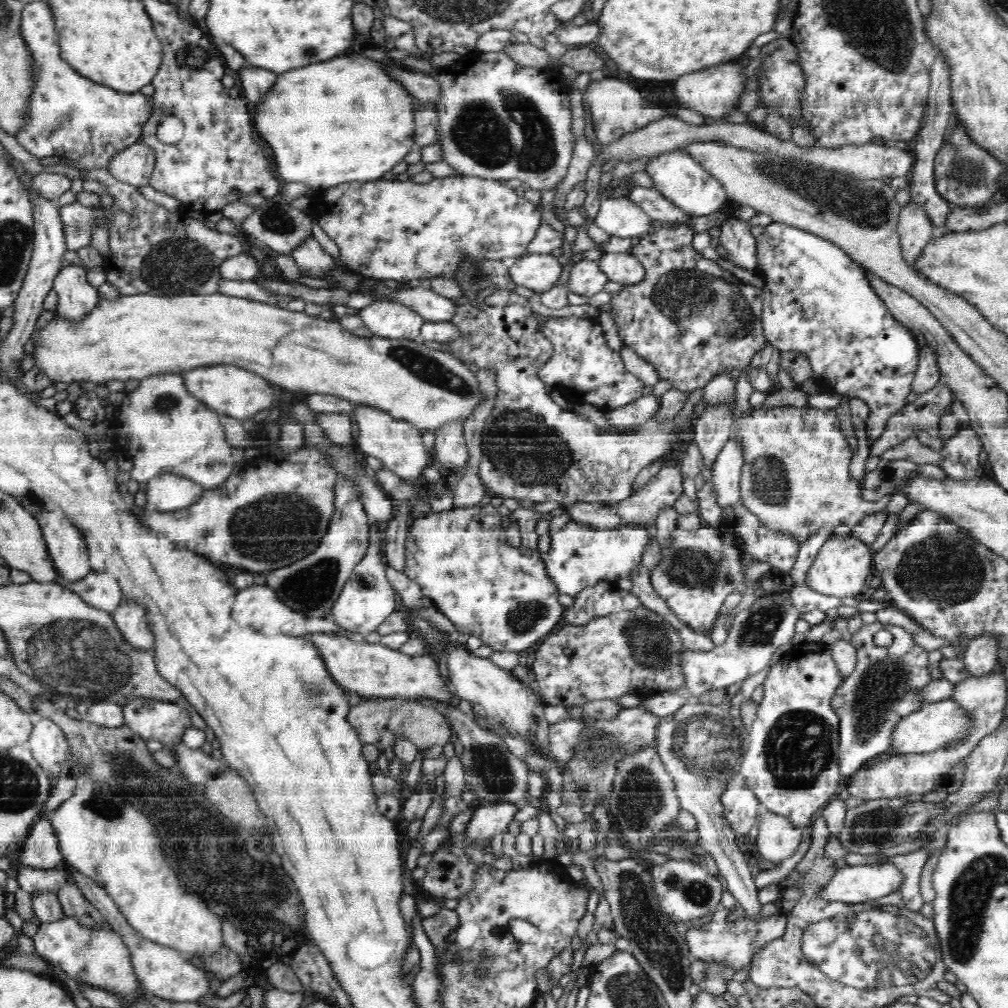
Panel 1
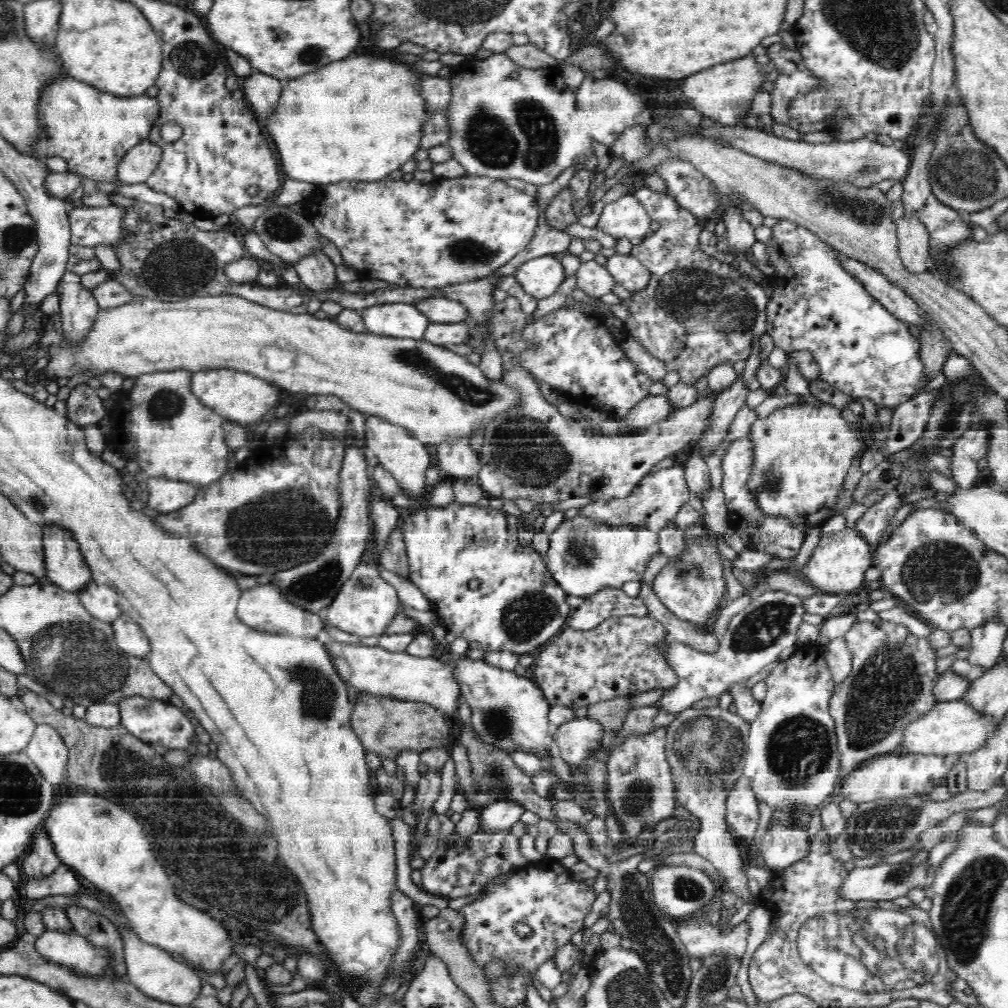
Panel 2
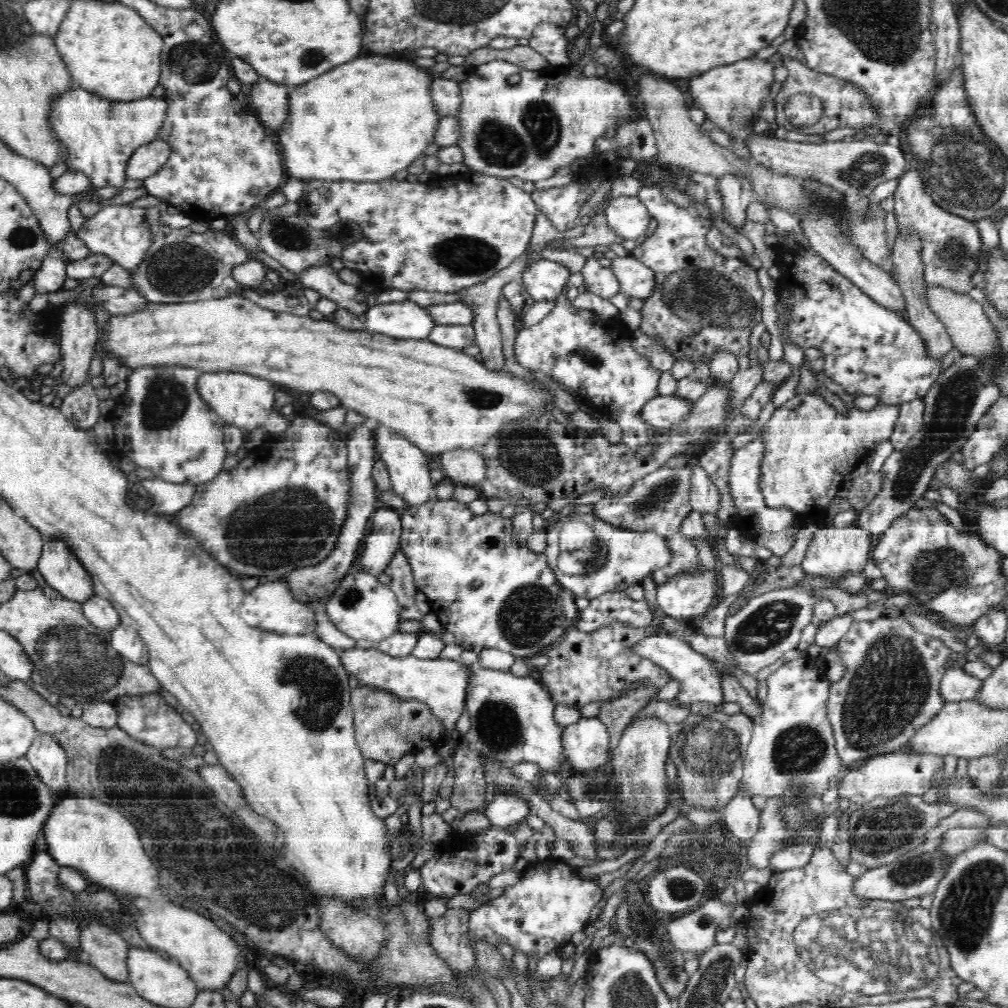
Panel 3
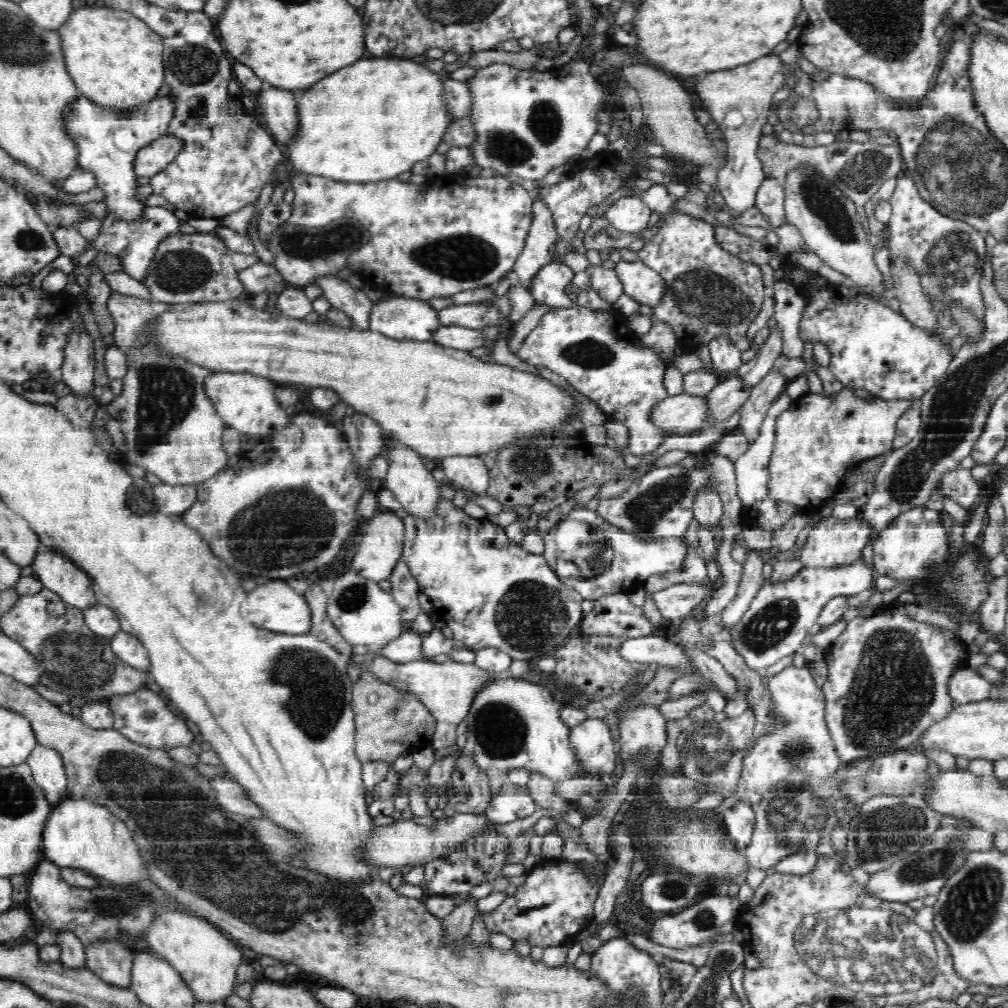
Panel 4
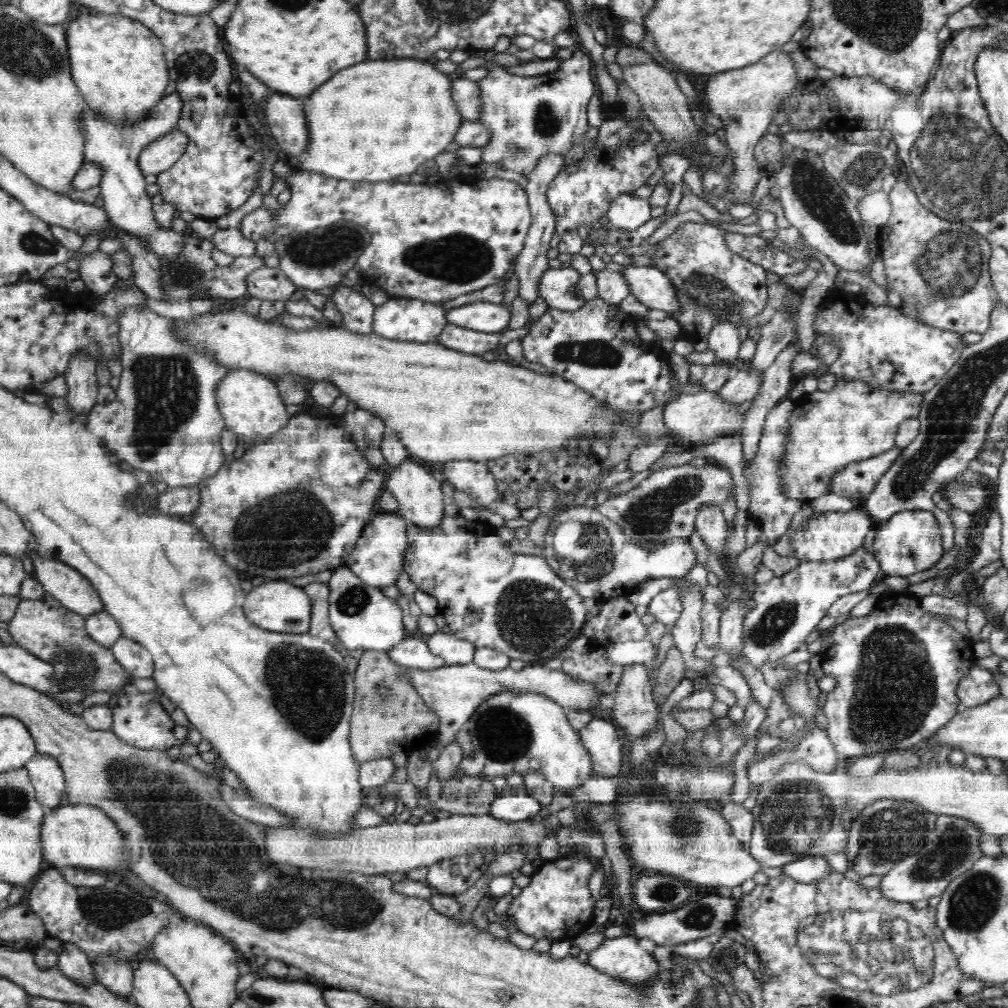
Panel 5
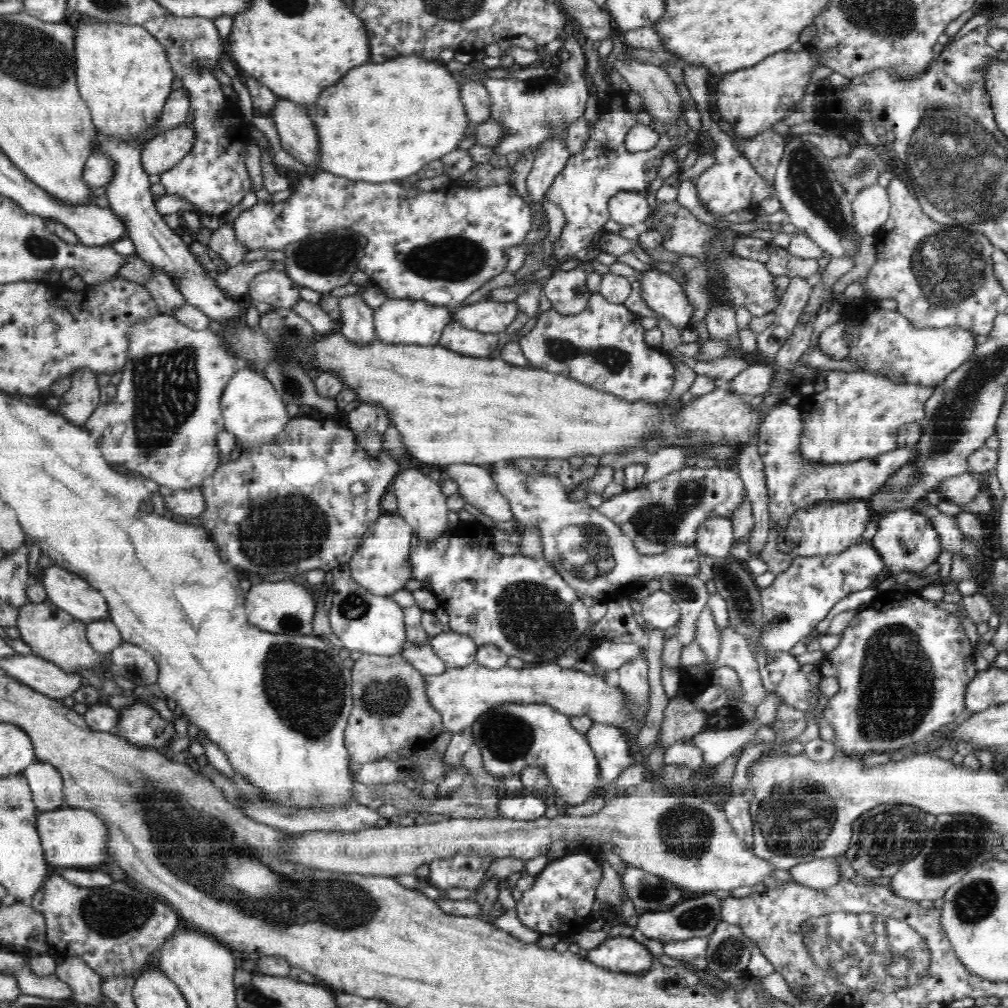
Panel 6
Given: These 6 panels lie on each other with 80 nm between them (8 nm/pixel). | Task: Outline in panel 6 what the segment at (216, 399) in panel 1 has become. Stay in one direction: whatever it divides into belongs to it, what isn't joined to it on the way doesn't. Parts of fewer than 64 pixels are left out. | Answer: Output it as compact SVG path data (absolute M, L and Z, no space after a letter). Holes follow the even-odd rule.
M248 368L238 370L230 378L222 390L220 406L224 419L223 428L235 434L237 443L243 450L272 443L291 419L272 382L262 373L256 373Z

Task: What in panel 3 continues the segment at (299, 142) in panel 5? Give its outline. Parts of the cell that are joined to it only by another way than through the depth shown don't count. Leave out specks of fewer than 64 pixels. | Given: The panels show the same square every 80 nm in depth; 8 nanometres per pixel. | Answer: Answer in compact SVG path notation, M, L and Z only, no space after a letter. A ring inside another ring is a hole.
M258 78L256 84L246 89L249 106L256 110L263 126L278 132L289 118L288 90L282 84Z

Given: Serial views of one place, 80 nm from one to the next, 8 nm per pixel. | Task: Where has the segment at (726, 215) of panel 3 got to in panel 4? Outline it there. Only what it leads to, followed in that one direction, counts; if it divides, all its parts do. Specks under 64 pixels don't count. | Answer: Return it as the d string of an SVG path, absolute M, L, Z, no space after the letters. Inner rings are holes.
M777 54L749 61L736 68L717 69L706 73L696 84L696 94L702 100L702 109L712 115L713 122L722 130L727 142L728 164L717 174L716 184L719 186L722 213L731 218L740 215L755 205L755 198L766 176L762 170L762 161L758 158L757 149L762 136L762 128L768 122L768 113L776 106L772 98L786 84L786 70L789 68L780 61ZM731 111L738 111L744 116L743 124L738 128L726 127L724 118Z

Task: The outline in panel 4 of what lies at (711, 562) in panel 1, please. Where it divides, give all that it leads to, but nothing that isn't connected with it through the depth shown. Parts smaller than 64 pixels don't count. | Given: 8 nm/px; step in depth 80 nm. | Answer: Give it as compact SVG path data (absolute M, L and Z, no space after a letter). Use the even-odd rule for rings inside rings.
M684 583L672 584L665 590L653 595L654 604L656 604L656 608L660 611L666 623L676 622L676 618L690 614L708 596L706 588L700 588L700 585L696 584Z

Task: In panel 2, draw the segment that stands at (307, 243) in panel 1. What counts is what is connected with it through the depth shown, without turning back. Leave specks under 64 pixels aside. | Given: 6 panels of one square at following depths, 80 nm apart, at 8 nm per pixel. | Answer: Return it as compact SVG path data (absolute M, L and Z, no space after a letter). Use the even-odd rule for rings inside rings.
M312 249L302 255L293 265L301 282L300 287L309 288L316 292L343 292L336 285L336 265L322 250Z

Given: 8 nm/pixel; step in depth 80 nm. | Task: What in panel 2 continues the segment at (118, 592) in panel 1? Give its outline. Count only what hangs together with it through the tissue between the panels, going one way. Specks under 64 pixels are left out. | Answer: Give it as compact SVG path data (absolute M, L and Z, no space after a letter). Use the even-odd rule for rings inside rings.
M93 579L90 581L89 586L78 594L81 603L92 616L111 623L118 616L121 616L118 600L116 600L118 596L114 594L114 590L96 585Z

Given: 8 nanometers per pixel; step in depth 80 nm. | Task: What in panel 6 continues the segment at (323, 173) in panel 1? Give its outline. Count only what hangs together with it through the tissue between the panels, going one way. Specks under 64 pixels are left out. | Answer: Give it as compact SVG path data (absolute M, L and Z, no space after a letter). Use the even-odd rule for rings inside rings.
M418 55L352 68L336 86L322 92L314 108L316 120L313 122L322 144L322 170L366 183L396 181L416 174L424 164L456 150L466 138L470 121L460 97L460 88L462 83L454 78L444 62L420 60Z

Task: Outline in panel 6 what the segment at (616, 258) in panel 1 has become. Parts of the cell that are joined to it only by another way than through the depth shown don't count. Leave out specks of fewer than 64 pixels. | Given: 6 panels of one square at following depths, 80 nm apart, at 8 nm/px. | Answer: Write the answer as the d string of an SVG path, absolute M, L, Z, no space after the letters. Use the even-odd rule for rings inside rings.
M658 270L644 271L636 280L641 282L641 296L646 305L668 319L672 326L683 330L692 316L692 306L686 301L680 284Z

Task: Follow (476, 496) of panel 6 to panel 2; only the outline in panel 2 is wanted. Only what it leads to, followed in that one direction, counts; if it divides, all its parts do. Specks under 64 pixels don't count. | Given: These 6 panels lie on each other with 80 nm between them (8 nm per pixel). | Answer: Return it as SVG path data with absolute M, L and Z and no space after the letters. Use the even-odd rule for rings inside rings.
M444 440L436 446L438 453L438 468L449 480L478 477L481 468L479 454L470 447L468 440Z

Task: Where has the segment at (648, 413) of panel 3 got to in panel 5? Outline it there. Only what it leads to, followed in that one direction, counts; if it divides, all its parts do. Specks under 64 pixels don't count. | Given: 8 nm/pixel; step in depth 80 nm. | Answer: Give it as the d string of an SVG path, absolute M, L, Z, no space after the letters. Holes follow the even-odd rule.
M696 392L682 394L676 400L670 400L663 412L663 421L672 440L689 445L697 442L712 442L716 438L741 434L744 413L740 414L738 405L724 402L717 392Z

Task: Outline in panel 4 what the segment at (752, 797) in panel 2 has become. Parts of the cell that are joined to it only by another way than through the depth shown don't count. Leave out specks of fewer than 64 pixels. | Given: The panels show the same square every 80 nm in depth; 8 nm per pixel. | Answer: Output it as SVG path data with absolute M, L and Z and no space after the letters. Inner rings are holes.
M740 801L722 813L726 831L739 851L744 851L751 840L756 824L756 810L751 804Z

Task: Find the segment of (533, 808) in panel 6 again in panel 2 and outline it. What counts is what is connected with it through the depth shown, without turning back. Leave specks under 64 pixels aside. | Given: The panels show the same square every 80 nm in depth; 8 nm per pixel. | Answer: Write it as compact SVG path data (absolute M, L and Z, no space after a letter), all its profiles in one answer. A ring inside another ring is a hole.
M496 800L478 808L481 814L481 831L487 832L510 831L514 824L520 821L525 809L516 802Z

